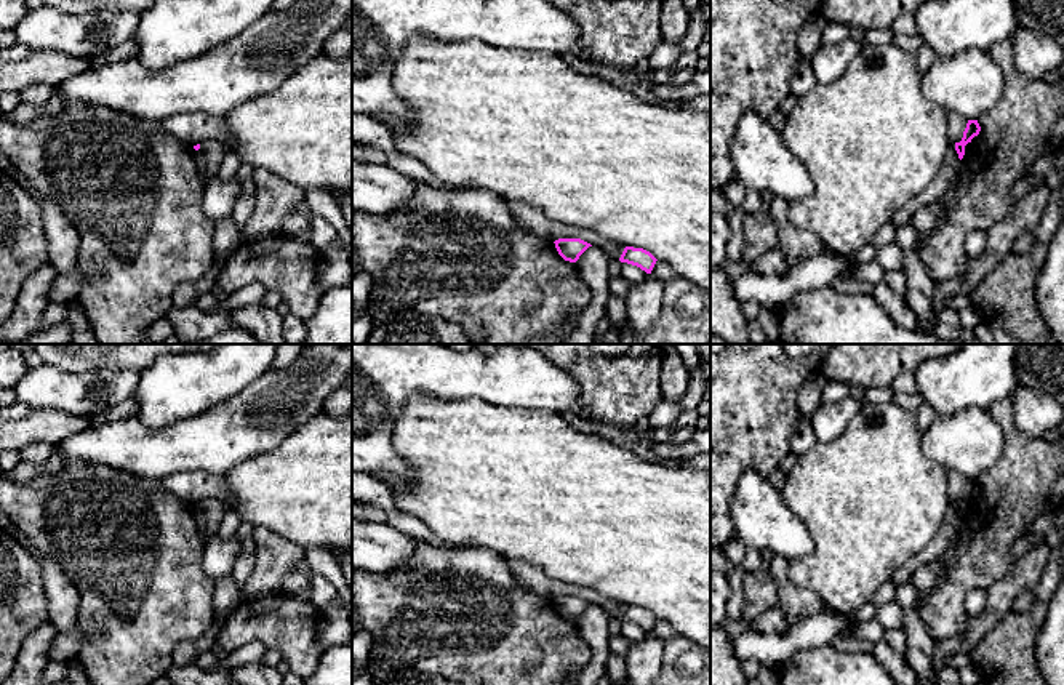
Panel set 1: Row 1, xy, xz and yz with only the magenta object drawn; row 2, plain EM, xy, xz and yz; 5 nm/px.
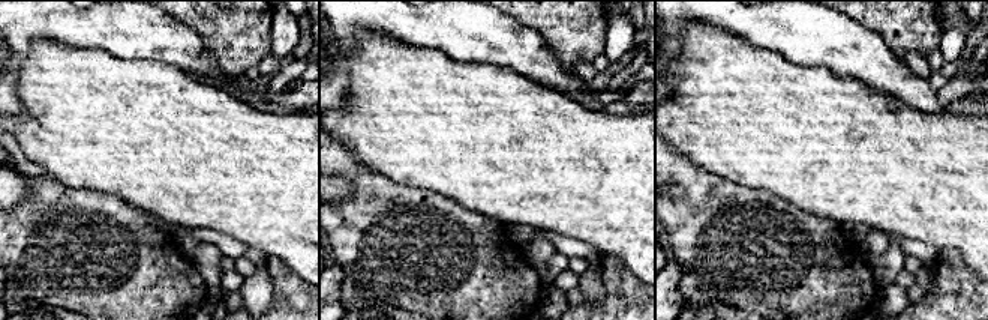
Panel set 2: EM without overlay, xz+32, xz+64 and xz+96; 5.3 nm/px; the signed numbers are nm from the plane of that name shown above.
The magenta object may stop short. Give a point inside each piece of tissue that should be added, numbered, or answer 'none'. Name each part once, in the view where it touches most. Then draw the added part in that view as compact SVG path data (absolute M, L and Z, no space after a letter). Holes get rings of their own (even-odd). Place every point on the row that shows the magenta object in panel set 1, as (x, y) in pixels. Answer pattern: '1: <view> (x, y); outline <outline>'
1: yz (940, 184); outline M950 142L947 157L941 171L933 178L930 186L920 192L915 198L910 198L902 205L890 219L890 222L898 229L902 224L909 224L914 214L926 205L931 205L944 197L950 182L954 181L960 165L958 154L955 150L955 142Z

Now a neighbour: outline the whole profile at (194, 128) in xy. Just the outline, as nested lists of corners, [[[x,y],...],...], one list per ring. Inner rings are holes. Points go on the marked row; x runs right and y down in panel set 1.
[[[200,112],[171,115],[162,120],[162,126],[168,134],[192,146],[205,141],[219,141],[222,144],[232,144],[235,141],[222,118]]]

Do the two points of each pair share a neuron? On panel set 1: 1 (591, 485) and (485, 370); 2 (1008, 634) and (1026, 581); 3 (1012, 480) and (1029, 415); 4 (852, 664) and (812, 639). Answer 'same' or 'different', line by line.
1: different
2: different
3: different
4: different

